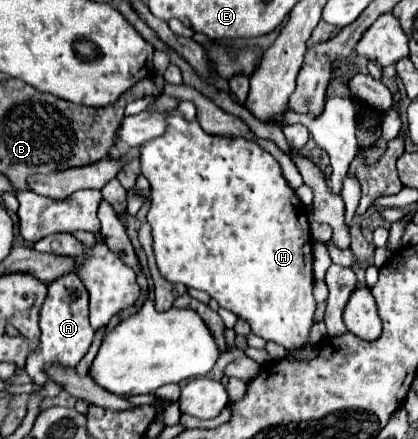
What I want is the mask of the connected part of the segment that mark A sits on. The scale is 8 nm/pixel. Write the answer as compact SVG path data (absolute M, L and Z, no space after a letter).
M67 273L49 283L49 293L41 309L41 345L39 351L29 355L27 359L27 375L37 385L45 385L49 375L45 375L45 365L61 365L61 367L75 367L81 357L87 353L93 341L93 329L89 325L89 291L83 285L77 273Z

